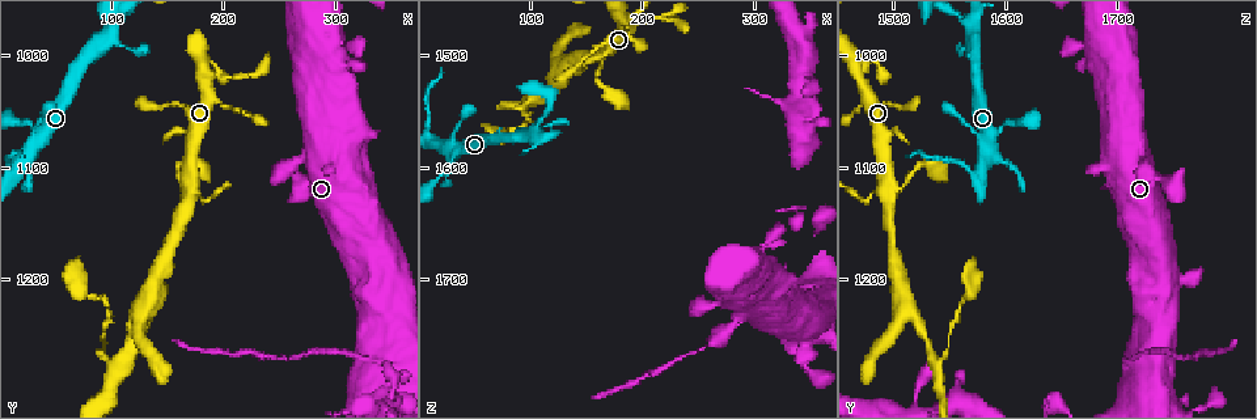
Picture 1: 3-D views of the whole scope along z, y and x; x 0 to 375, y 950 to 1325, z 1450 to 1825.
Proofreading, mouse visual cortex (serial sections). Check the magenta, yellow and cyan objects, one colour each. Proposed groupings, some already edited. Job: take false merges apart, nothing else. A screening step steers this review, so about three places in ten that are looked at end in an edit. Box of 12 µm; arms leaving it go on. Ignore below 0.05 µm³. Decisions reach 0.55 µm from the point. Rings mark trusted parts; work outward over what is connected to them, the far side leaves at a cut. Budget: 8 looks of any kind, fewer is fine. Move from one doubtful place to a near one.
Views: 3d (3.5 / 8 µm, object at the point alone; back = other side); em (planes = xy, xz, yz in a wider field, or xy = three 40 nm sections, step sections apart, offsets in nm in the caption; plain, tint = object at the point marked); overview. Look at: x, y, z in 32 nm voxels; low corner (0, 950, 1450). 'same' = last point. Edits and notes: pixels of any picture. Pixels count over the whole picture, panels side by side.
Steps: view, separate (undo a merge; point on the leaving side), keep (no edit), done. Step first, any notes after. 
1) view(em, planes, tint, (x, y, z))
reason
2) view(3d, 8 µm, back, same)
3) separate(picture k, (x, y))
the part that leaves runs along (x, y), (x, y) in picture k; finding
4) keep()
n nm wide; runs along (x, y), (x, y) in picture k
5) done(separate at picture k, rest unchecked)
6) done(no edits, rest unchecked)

view(3d, 8 µm, (330, 1272, 1714))
abrupt turn

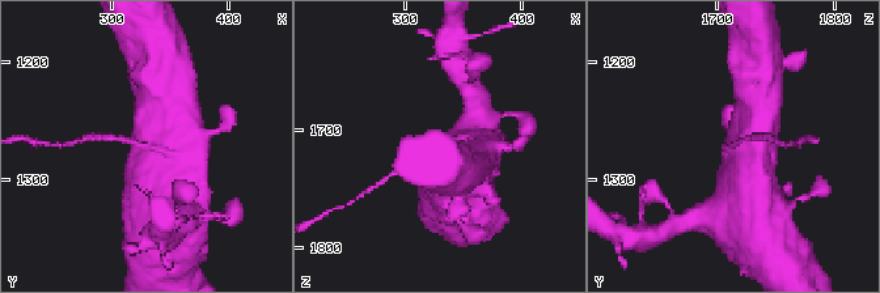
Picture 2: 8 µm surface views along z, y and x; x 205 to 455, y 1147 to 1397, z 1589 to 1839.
view(em, xy, step 3, tint, (328, 1270, 1716))

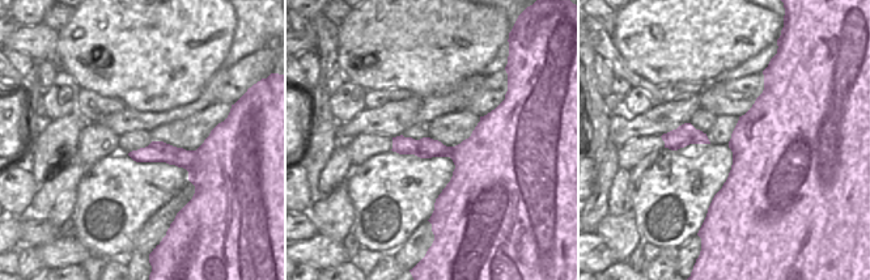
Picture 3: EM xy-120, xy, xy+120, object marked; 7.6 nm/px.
separate(picture 2, (101, 136))
two cells meet here

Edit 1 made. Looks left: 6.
view(overview)

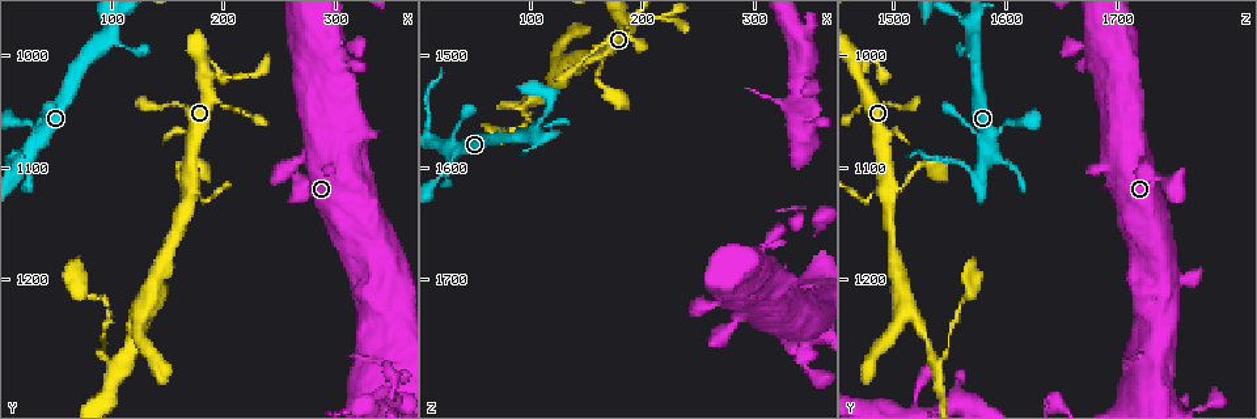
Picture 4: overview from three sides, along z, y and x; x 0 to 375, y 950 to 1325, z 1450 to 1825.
view(3d, 8 µm, (174, 1110, 1492))
looks like a crossing

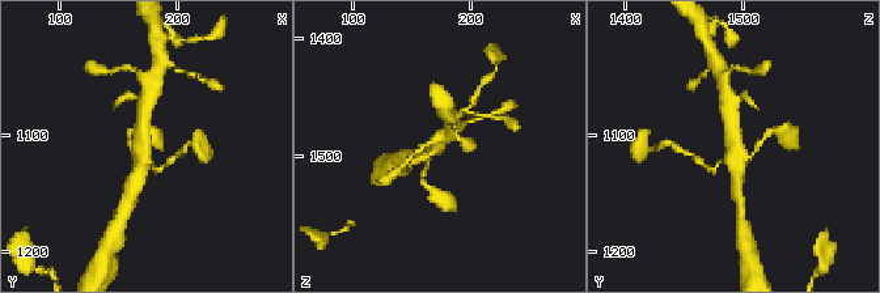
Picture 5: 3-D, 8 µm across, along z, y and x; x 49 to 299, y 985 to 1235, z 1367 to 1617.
view(3d, 3.5 µm, (170, 1110, 1490))
closer look

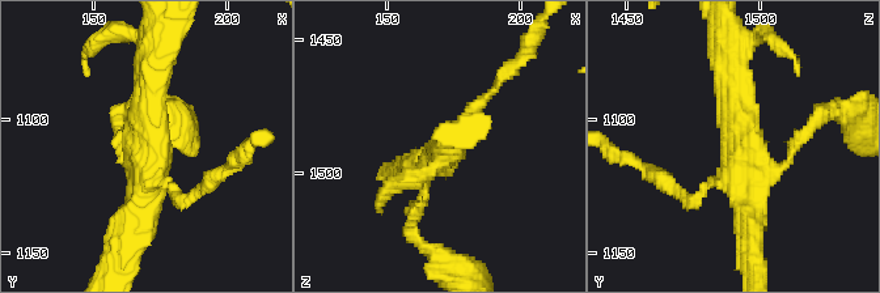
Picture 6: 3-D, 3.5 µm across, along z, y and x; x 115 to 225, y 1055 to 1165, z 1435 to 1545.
view(em, planes, tint, (172, 1107, 1492))

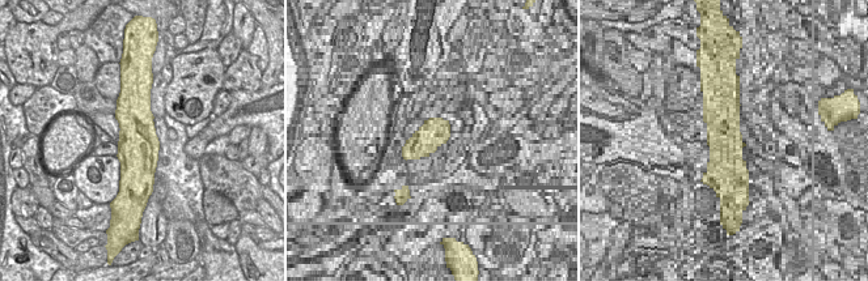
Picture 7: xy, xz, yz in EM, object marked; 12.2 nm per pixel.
keep()
arms of 150, 150, 400, 400 nm; runs along (155, 52), (151, 186), (131, 225) in picture 6; one cell here

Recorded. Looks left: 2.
view(3d, 3.5 µm, back, (94, 1254, 1550))
narrows sharply

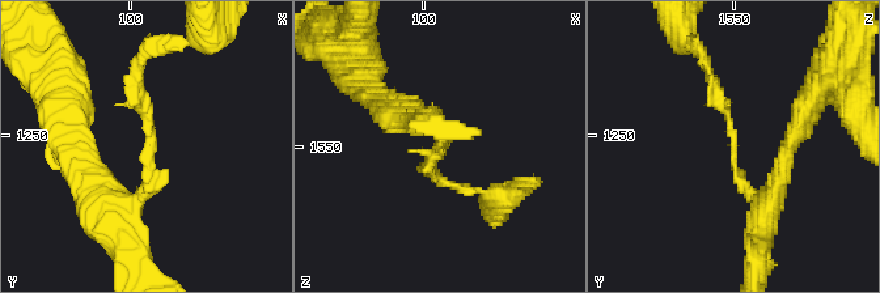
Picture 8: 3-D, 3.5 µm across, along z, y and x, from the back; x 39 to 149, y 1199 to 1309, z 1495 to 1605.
view(em, xy, step 5, tint, (93, 1257, 1550))
arms of 150, 300 nm

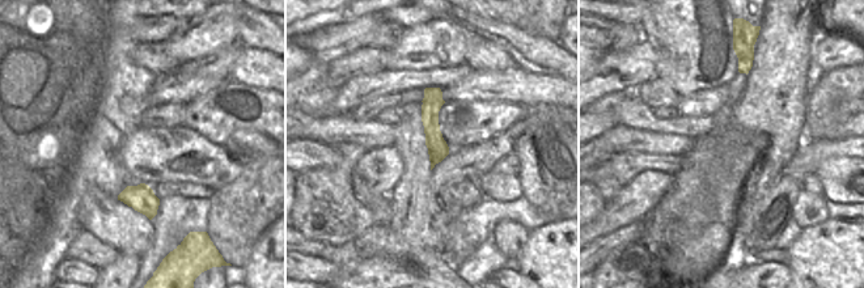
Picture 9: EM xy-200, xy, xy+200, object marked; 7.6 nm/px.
keep()
runs along (106, 198), (151, 178), (139, 77) in picture 8; one cell here

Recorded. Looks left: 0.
done(separate at picture 2, rest unchecked)

